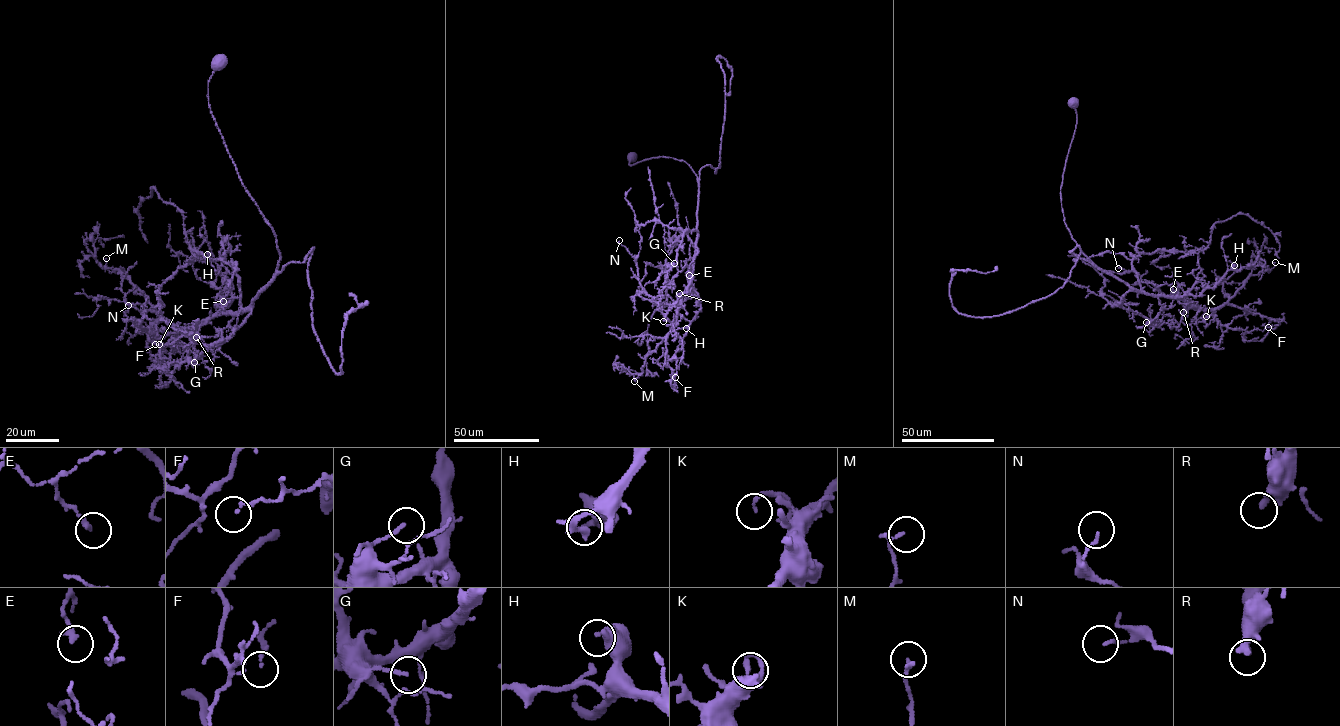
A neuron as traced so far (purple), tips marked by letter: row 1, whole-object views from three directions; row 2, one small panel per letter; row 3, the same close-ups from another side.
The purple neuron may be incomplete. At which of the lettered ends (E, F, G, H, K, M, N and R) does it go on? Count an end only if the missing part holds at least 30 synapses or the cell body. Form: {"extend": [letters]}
{"extend": ["R"]}

